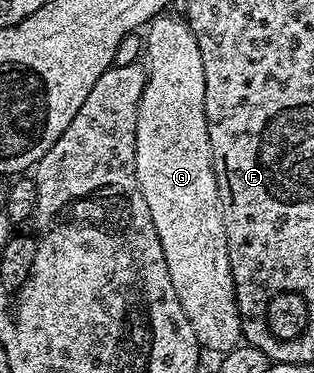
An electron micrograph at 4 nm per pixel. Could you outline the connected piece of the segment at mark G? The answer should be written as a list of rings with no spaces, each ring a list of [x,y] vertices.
[[[156,17],[145,30],[147,83],[137,112],[135,175],[141,196],[145,196],[145,204],[149,204],[149,216],[153,216],[153,228],[157,228],[161,252],[165,252],[169,268],[169,280],[173,280],[181,308],[185,308],[185,316],[189,324],[193,324],[200,347],[204,351],[216,350],[216,355],[222,356],[244,341],[243,318],[237,308],[233,268],[229,264],[229,248],[225,240],[225,220],[205,120],[205,68],[201,64],[197,36],[193,36],[190,24],[182,17],[167,17]]]

